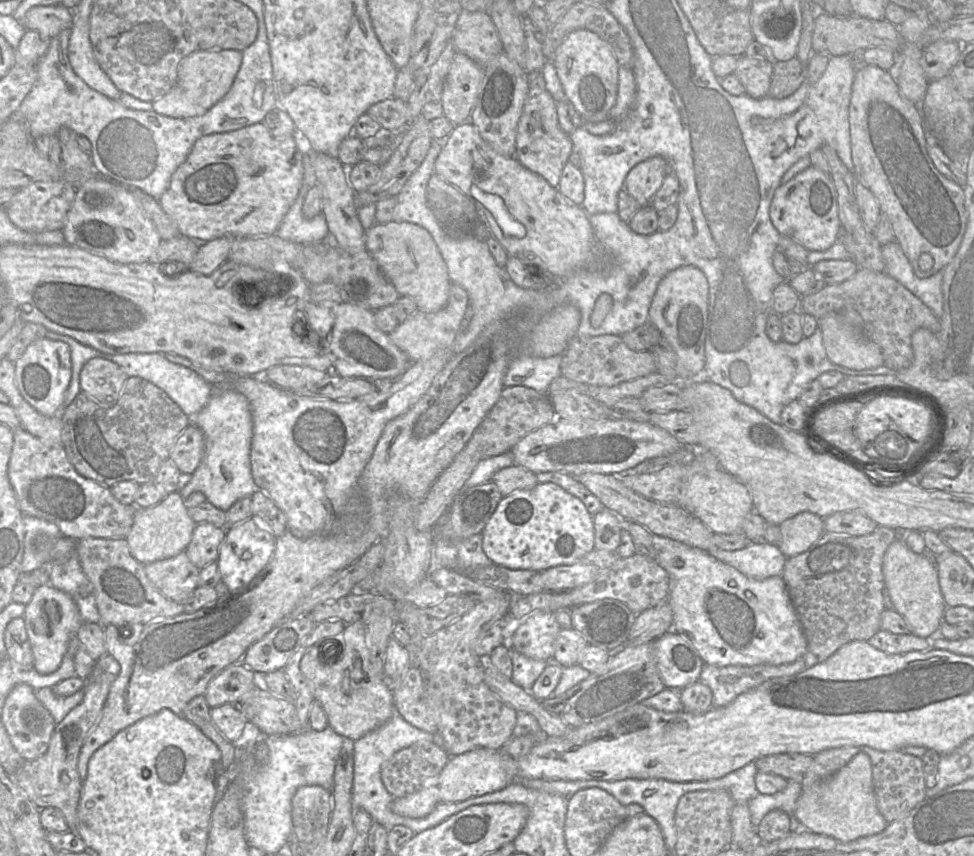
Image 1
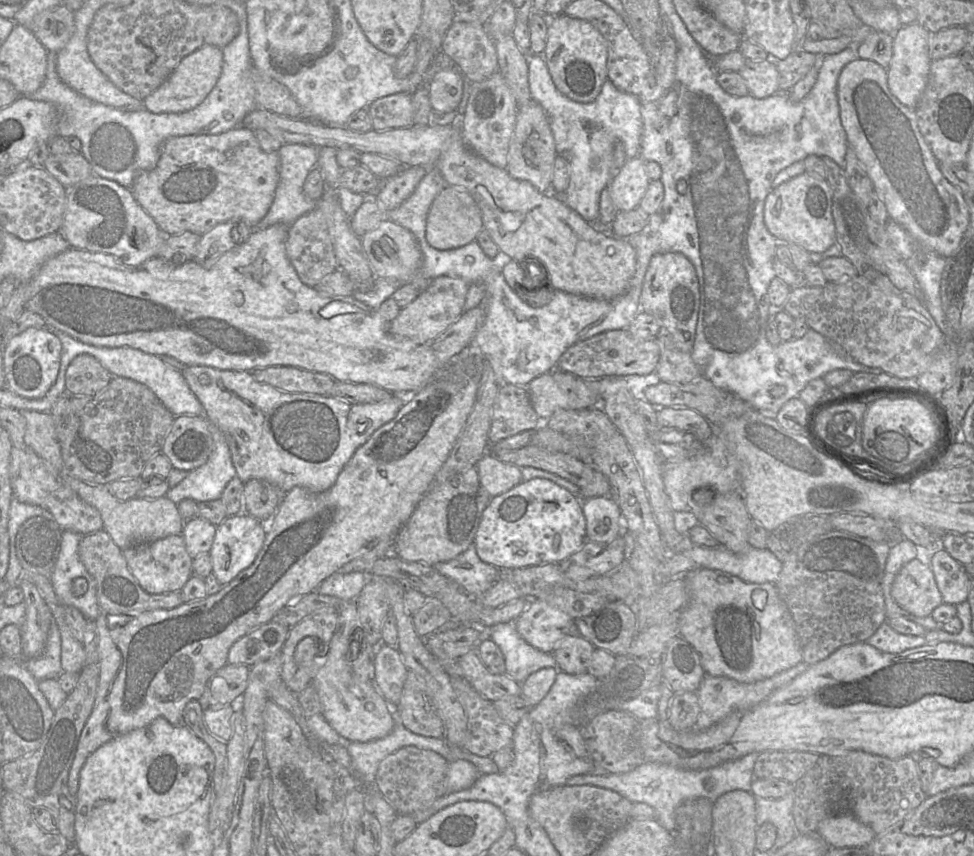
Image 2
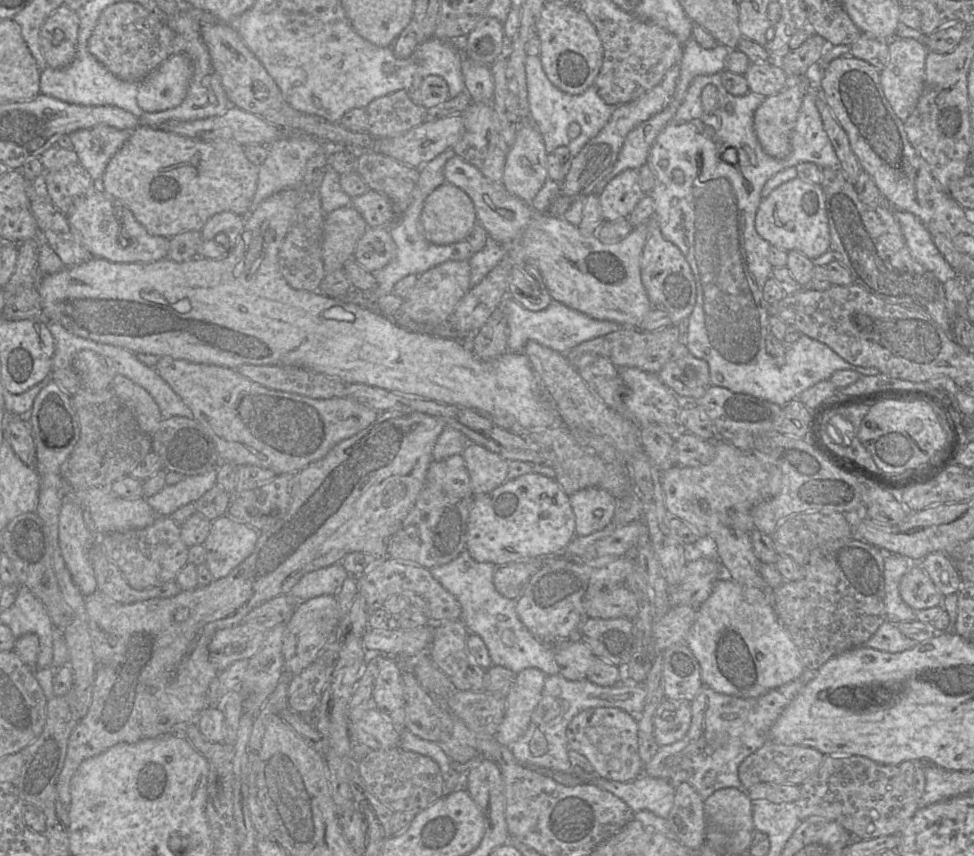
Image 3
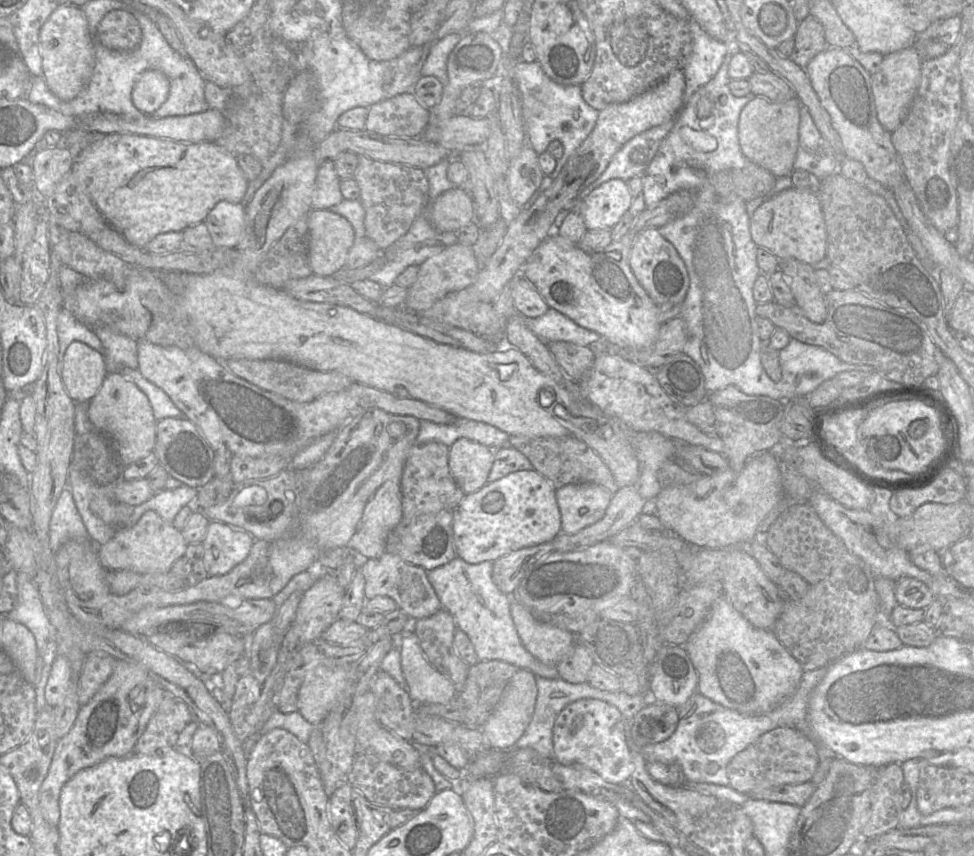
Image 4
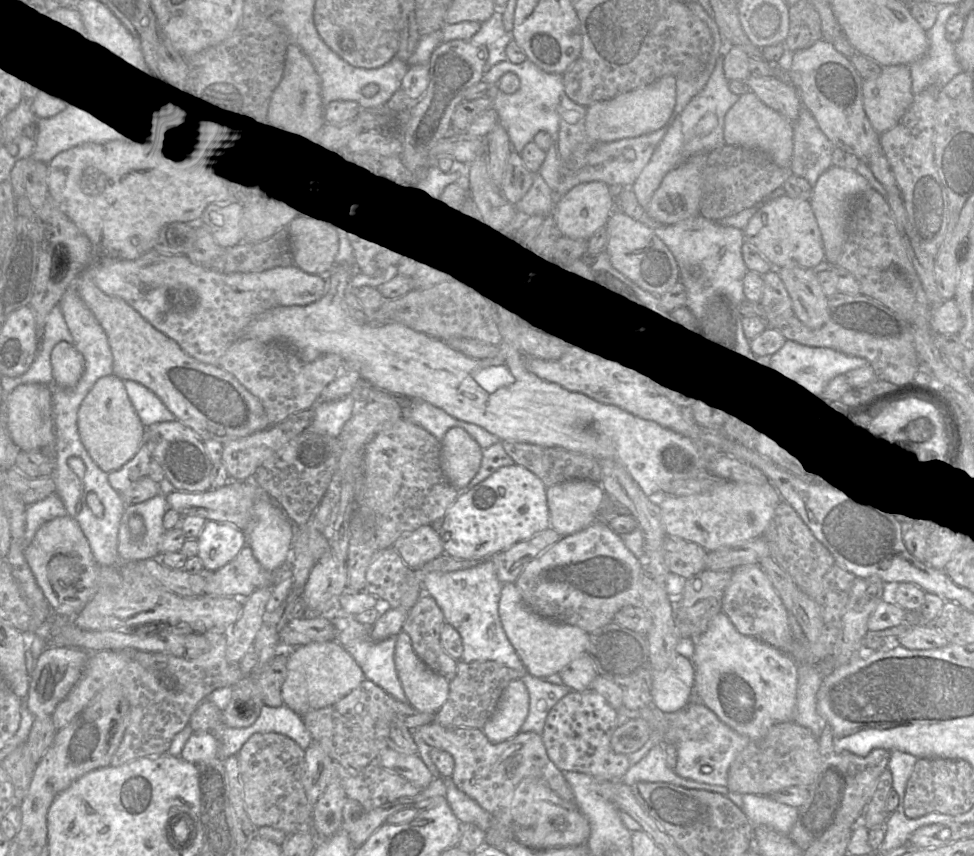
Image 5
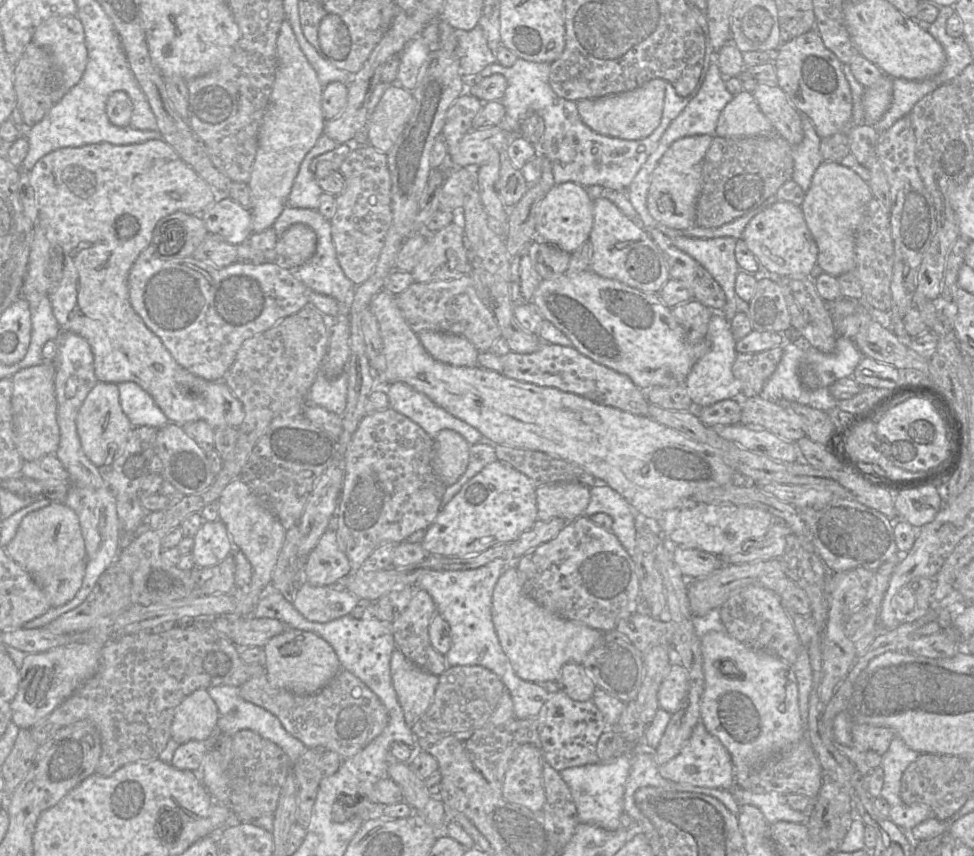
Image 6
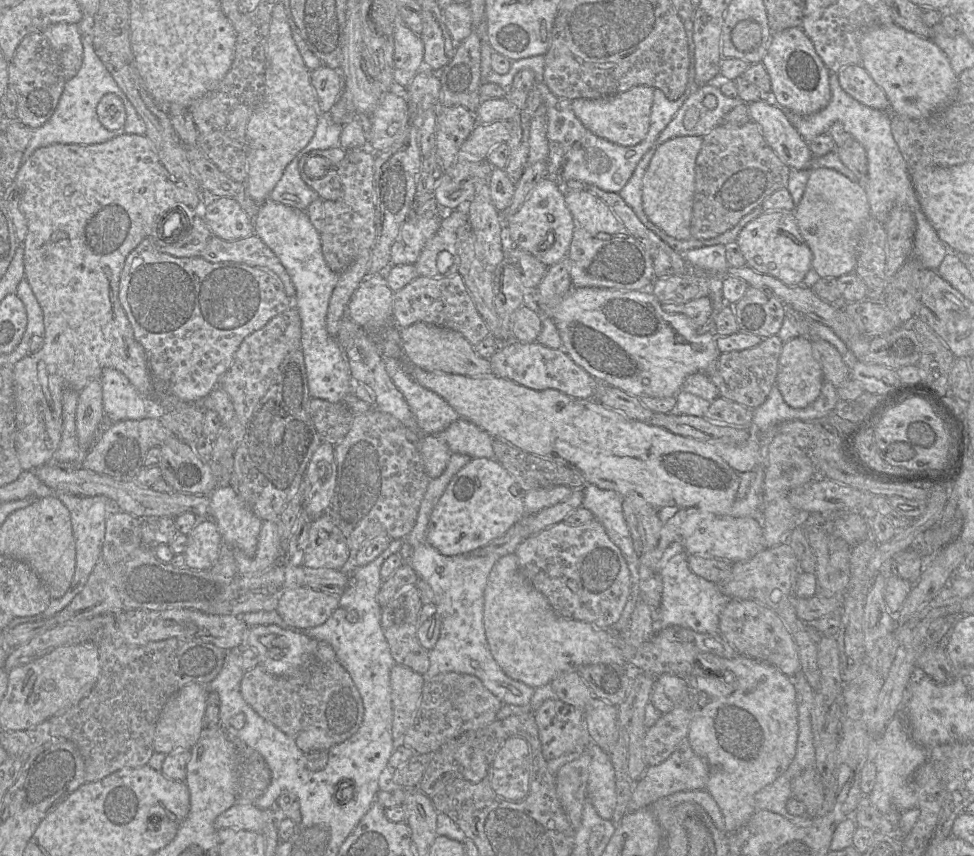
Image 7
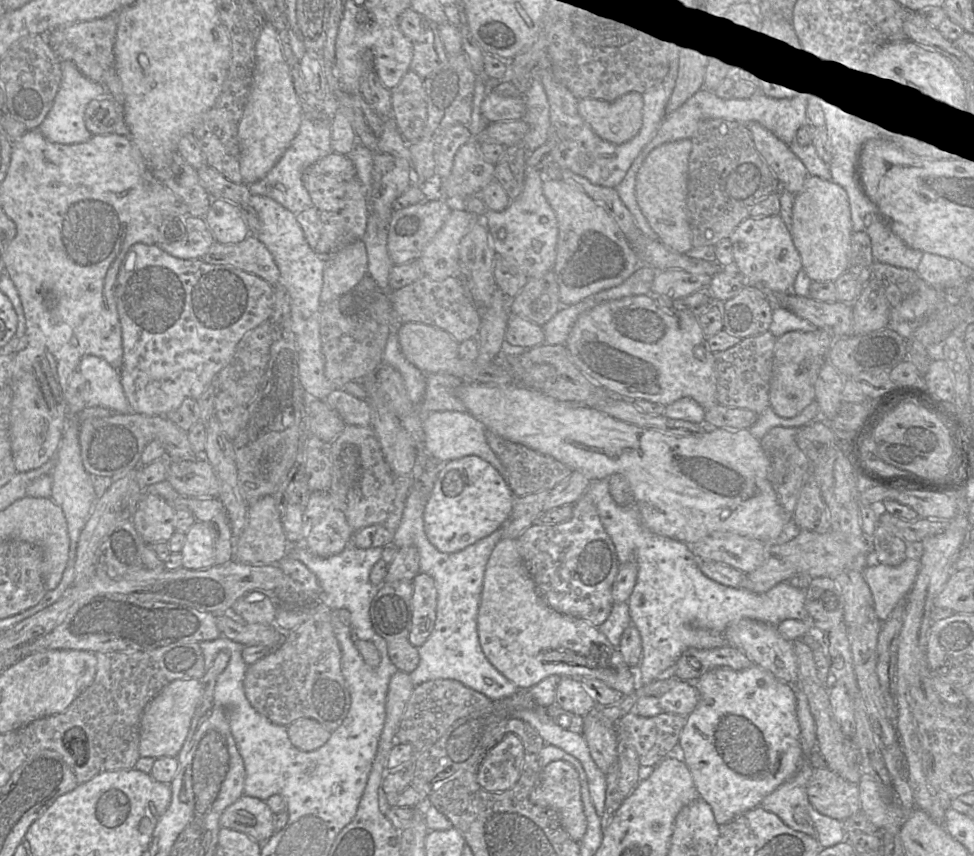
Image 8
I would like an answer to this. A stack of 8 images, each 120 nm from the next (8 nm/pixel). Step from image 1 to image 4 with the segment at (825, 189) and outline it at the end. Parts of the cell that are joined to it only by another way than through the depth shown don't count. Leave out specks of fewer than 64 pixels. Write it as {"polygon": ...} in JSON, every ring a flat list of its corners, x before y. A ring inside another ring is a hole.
{"polygon":[[791,187,762,203,750,217,753,242,769,250,780,261,794,258,813,265,826,257,827,234,816,193]]}

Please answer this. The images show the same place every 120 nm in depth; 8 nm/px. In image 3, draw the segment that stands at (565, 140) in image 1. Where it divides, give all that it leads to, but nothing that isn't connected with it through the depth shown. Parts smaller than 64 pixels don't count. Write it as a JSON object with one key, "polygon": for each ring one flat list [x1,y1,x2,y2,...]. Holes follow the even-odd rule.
{"polygon":[[531,121,522,122,506,155,501,180,505,189,510,194,530,203,548,179,547,154,543,138,537,127]]}

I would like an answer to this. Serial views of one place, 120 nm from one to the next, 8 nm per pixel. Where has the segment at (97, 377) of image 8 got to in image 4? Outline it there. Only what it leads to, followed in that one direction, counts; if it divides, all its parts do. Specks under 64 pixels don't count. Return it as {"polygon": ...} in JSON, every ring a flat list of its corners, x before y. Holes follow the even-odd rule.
{"polygon":[[126,367,121,369,119,373,126,380,134,383,147,396,157,421,165,418,187,419,170,397,161,388,143,377,138,369]]}

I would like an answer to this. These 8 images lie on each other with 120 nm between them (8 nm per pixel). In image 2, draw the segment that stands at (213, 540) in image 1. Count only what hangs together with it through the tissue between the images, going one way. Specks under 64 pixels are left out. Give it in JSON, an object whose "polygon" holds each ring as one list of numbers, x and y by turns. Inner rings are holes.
{"polygon":[[200,517,185,521,181,535,188,554,194,558,200,553,209,553,216,532,216,526]]}

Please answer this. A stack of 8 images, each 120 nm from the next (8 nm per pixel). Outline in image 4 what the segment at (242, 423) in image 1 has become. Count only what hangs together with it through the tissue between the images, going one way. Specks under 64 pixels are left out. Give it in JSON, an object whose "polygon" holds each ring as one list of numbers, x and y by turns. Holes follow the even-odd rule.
{"polygon":[[185,484,175,489,163,488,134,507,128,526,133,525,148,510,155,511,165,521,172,522,182,507,195,503,198,490]]}

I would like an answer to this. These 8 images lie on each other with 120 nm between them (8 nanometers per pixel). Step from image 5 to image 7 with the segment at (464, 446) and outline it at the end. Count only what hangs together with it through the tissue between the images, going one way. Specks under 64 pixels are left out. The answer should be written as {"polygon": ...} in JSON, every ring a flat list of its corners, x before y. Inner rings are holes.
{"polygon":[[422,435,420,452,430,479,443,474,452,455,448,445,437,435]]}

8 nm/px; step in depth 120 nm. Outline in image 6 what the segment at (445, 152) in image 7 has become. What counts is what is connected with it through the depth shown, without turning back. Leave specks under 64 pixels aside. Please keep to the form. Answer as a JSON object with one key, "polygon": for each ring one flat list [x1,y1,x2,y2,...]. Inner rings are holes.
{"polygon":[[465,92,455,100,447,111,441,135,449,155,455,152,455,146,472,129,472,121,482,105,482,101]]}

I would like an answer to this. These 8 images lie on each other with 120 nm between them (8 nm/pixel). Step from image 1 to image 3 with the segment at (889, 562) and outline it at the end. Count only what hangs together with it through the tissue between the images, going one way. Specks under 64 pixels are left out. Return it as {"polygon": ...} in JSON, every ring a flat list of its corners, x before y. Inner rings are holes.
{"polygon":[[919,562,912,563,899,584,902,600,914,611,941,606,943,595]]}

